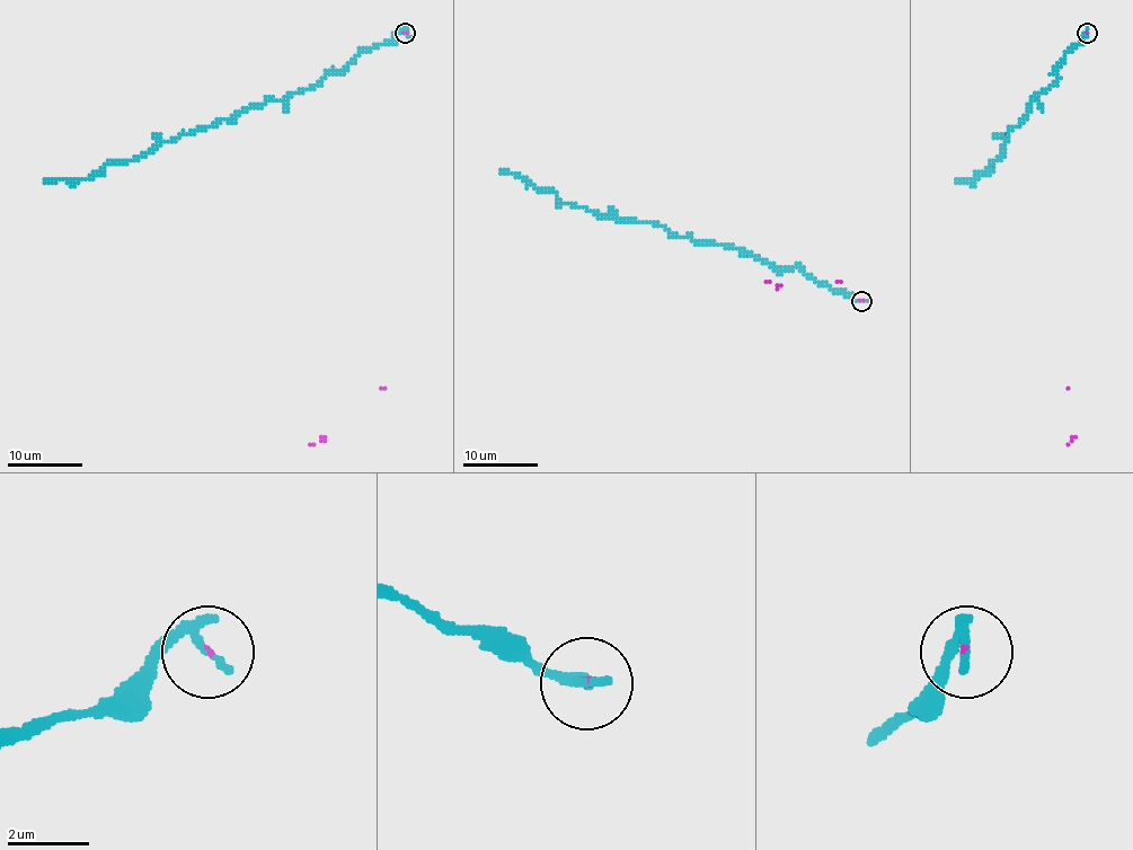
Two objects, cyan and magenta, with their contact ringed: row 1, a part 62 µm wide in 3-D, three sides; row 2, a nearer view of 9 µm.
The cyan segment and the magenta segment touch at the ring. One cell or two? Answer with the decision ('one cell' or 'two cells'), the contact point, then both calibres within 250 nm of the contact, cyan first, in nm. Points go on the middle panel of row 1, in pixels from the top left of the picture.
two cells; place (861, 301); calibres 300 and 60 nm

